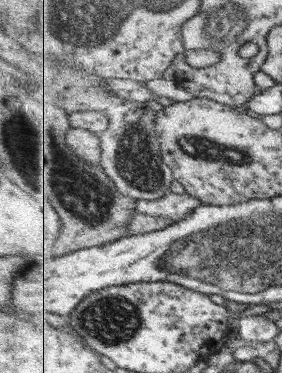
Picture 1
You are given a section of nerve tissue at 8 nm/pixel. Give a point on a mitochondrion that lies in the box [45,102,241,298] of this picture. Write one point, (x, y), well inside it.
(137, 164)

